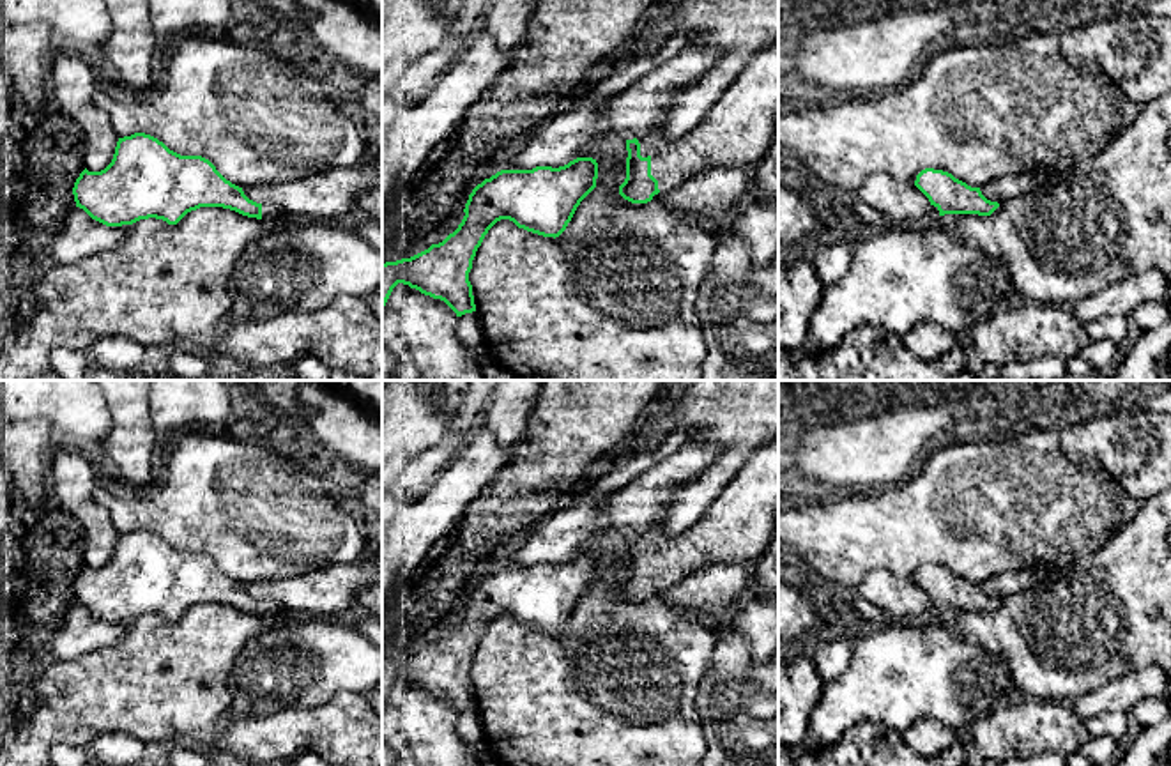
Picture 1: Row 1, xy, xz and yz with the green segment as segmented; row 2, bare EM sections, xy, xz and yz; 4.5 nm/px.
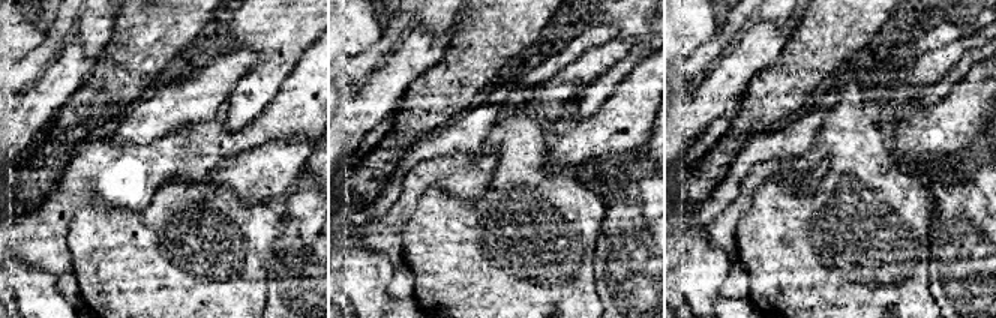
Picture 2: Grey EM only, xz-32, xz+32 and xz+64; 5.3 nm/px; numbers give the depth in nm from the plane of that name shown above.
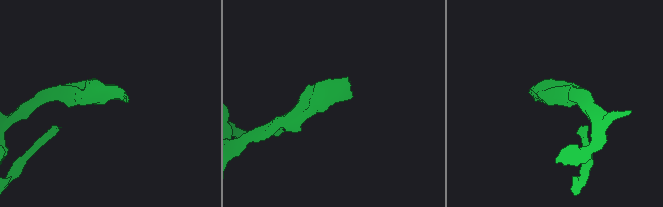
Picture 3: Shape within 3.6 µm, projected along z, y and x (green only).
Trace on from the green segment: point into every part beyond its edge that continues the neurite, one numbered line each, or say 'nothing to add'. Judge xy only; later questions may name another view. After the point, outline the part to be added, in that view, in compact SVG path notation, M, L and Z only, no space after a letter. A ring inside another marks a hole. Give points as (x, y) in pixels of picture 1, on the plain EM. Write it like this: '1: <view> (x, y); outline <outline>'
1: xy (271, 611); outline M267 600L262 601L262 616L269 621L281 621L290 617L281 607Z

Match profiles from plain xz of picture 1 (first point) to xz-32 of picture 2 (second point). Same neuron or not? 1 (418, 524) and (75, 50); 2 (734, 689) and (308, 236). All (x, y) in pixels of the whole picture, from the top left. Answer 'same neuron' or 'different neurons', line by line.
1: same neuron
2: different neurons

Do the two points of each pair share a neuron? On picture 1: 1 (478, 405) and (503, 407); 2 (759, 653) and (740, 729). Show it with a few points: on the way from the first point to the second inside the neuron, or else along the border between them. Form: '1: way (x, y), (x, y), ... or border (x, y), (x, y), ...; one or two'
1: border (490, 398), (482, 414); two
2: border (733, 630), (749, 646), (749, 658), (759, 666); two

